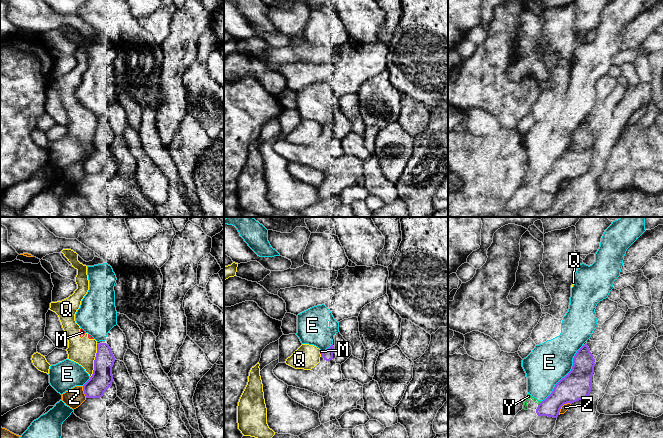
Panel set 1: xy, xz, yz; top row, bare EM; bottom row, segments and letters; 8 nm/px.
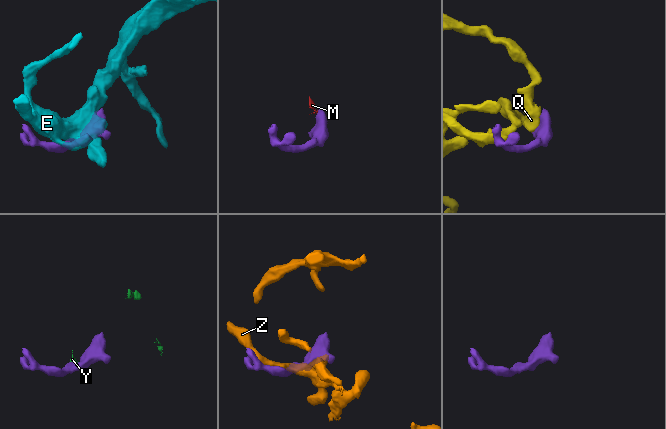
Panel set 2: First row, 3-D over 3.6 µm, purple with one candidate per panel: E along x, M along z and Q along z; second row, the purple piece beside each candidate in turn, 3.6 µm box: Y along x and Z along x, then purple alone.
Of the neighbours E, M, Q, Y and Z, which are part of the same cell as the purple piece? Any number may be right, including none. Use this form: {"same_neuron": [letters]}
{"same_neuron": []}

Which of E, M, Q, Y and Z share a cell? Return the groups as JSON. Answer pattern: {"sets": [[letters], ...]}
{"sets": [["E", "Y"], ["M", "Q"], ["Z"]]}

